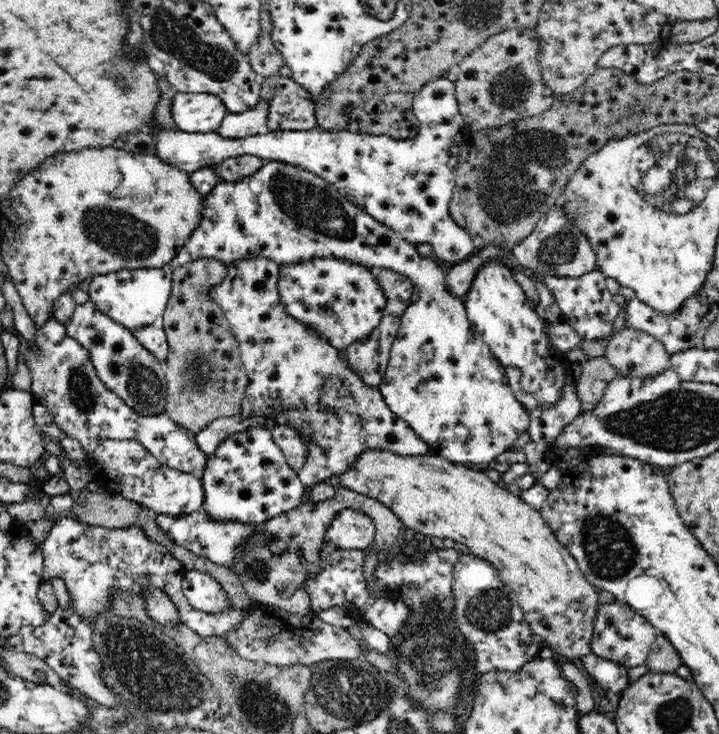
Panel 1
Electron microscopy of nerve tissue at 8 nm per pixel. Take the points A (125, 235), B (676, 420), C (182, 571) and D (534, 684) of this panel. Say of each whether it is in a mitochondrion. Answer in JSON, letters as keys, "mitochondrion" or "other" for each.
{"A":"mitochondrion","B":"mitochondrion","C":"other","D":"other"}

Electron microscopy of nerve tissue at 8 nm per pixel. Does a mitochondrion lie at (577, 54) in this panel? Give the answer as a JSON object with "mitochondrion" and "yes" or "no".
{"mitochondrion":"no"}

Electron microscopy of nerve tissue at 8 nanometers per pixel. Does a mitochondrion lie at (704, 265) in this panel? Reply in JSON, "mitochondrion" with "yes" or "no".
{"mitochondrion":"no"}

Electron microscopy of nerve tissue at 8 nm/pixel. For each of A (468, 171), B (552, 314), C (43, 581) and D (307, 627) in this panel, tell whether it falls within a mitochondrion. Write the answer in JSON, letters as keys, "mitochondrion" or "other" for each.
{"A":"other","B":"other","C":"other","D":"other"}

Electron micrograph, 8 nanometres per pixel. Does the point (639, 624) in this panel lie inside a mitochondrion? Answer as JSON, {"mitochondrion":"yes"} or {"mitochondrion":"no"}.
{"mitochondrion":"no"}

